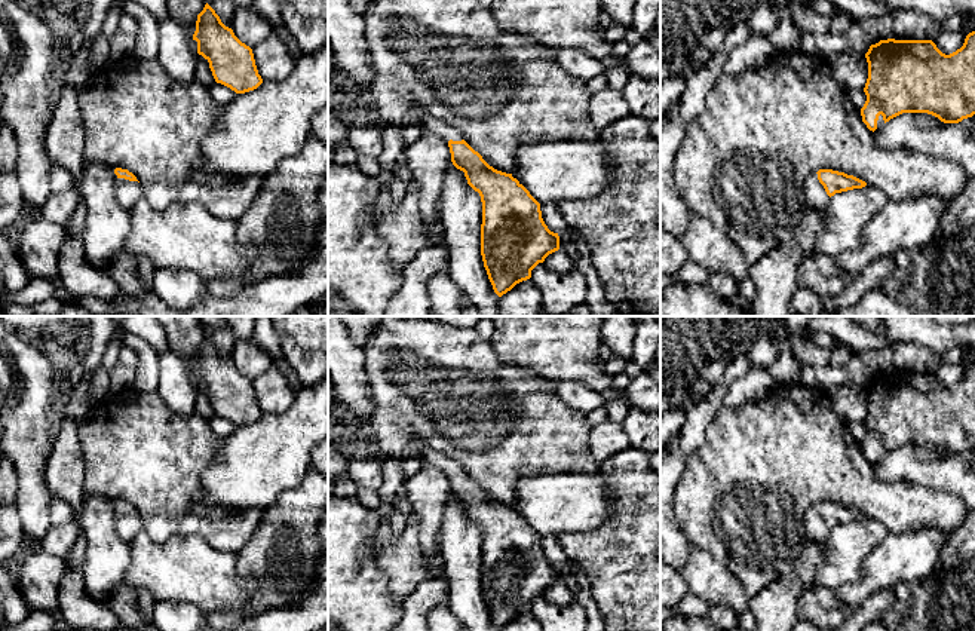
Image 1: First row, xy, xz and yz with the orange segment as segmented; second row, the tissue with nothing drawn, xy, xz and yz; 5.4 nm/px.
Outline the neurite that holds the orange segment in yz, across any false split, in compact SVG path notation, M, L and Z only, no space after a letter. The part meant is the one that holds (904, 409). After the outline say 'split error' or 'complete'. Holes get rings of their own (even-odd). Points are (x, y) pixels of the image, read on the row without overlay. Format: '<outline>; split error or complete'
M975 364L950 388L942 386L932 373L887 371L871 377L865 390L867 434L861 448L870 463L877 462L880 447L884 456L902 445L928 445L944 456L959 456L975 447Z; complete

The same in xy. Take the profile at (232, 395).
M208 336L197 347L193 373L197 374L197 386L209 395L217 416L236 426L254 423L263 416L252 382L221 355Z; complete

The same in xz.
M426 448L421 454L426 465L448 474L453 497L464 505L467 517L479 526L482 534L481 588L494 625L502 630L516 616L531 610L531 603L559 582L559 569L548 561L542 551L540 536L512 509L490 499L482 488L439 450Z; split error

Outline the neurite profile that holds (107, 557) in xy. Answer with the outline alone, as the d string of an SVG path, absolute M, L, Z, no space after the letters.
M85 493L80 529L86 537L82 573L86 592L107 604L111 591L122 582L131 563L129 542L116 530L117 508L99 493Z

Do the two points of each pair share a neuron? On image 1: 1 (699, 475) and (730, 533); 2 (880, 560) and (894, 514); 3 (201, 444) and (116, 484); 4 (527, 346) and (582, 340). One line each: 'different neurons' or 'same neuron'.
1: same neuron
2: different neurons
3: same neuron
4: same neuron

